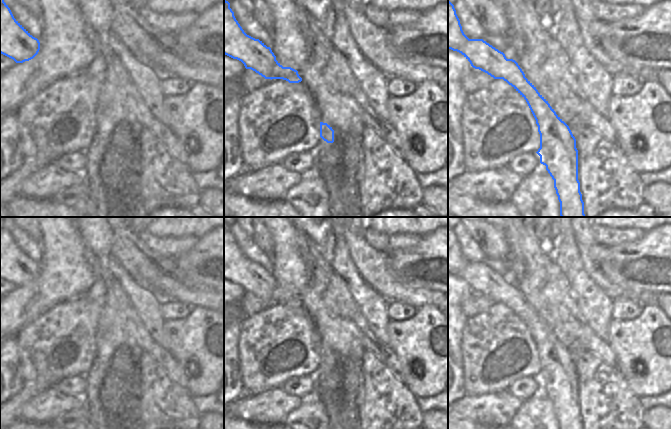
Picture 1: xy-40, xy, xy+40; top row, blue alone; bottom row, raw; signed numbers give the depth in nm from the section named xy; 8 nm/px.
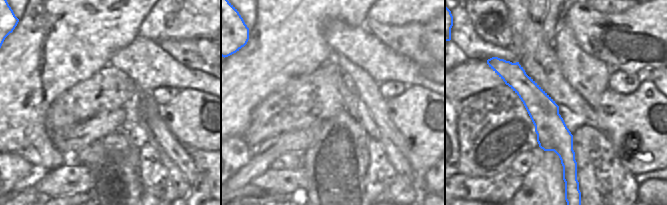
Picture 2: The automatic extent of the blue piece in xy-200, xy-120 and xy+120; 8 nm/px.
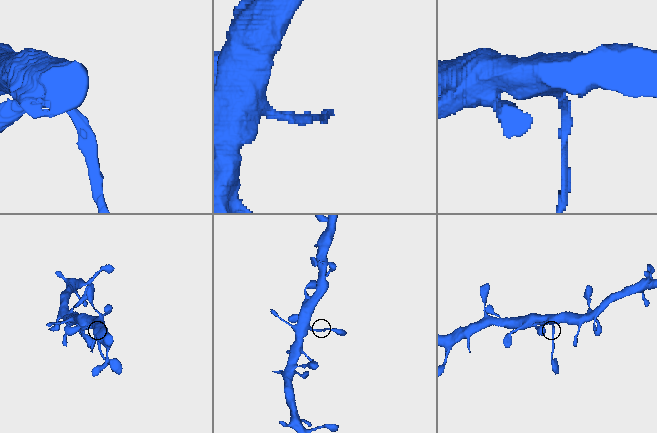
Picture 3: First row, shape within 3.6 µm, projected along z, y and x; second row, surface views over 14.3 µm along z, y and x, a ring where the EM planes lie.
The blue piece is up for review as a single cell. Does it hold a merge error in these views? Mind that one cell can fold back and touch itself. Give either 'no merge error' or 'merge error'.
merge error

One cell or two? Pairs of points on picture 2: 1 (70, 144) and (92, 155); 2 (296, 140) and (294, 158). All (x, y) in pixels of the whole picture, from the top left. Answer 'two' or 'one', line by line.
1: two
2: two

